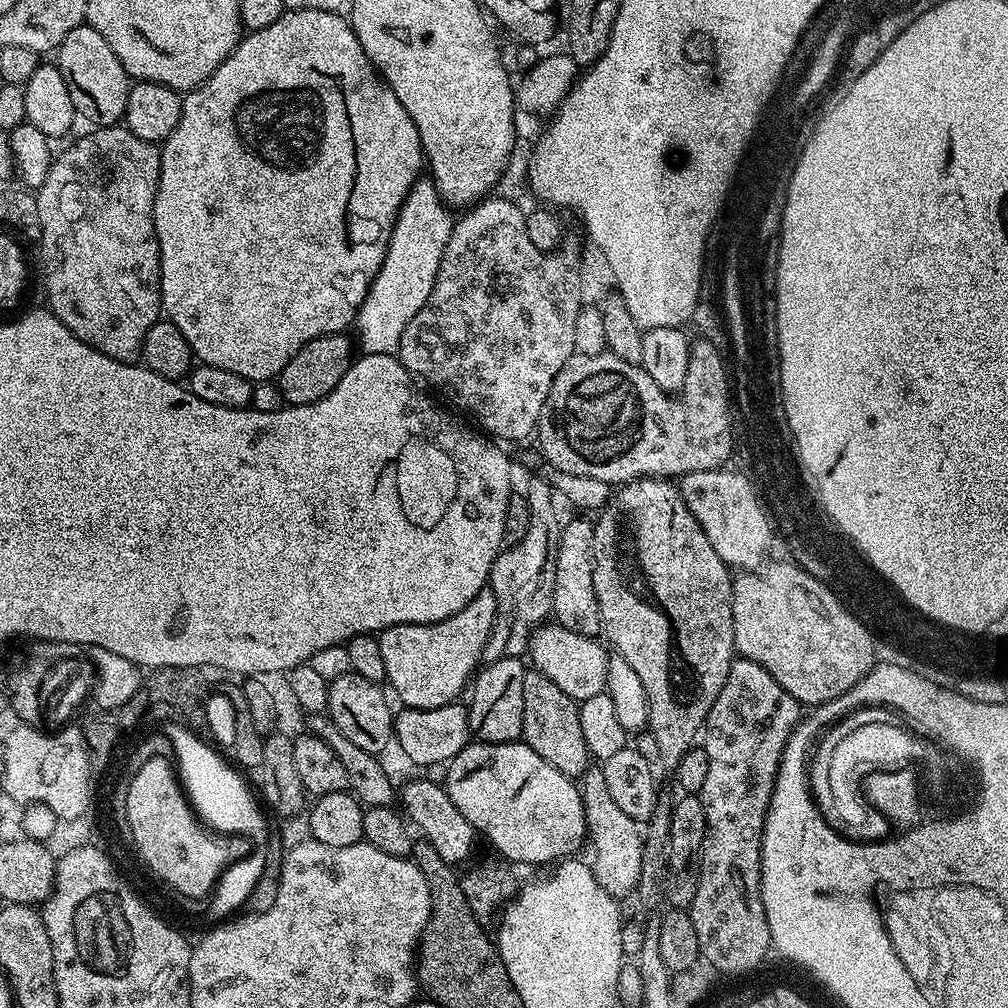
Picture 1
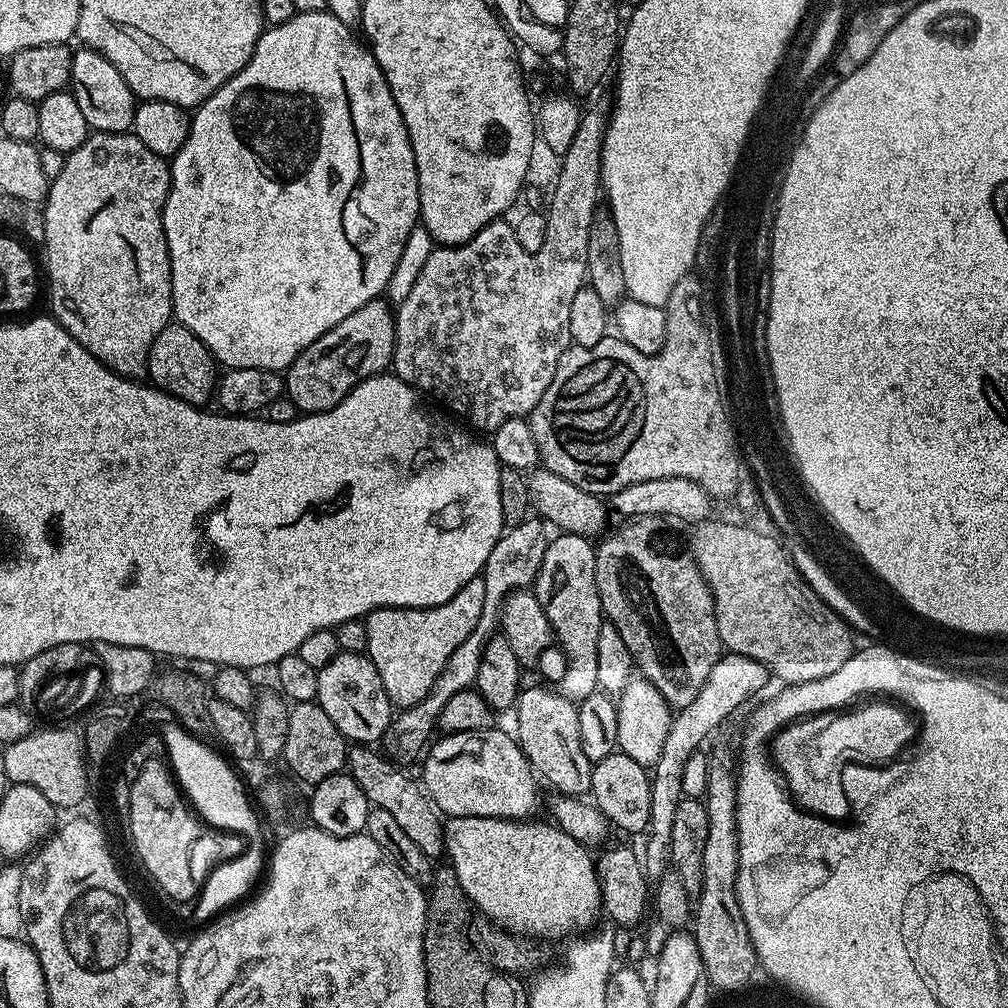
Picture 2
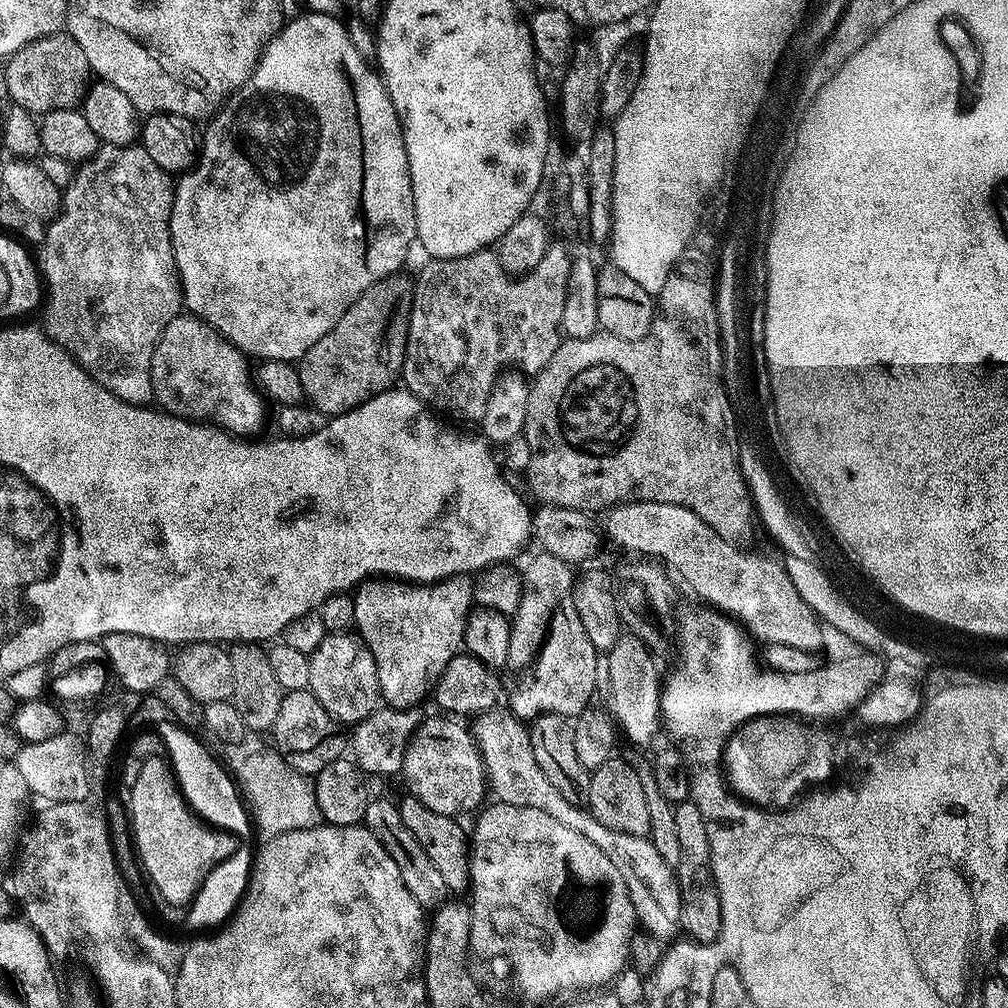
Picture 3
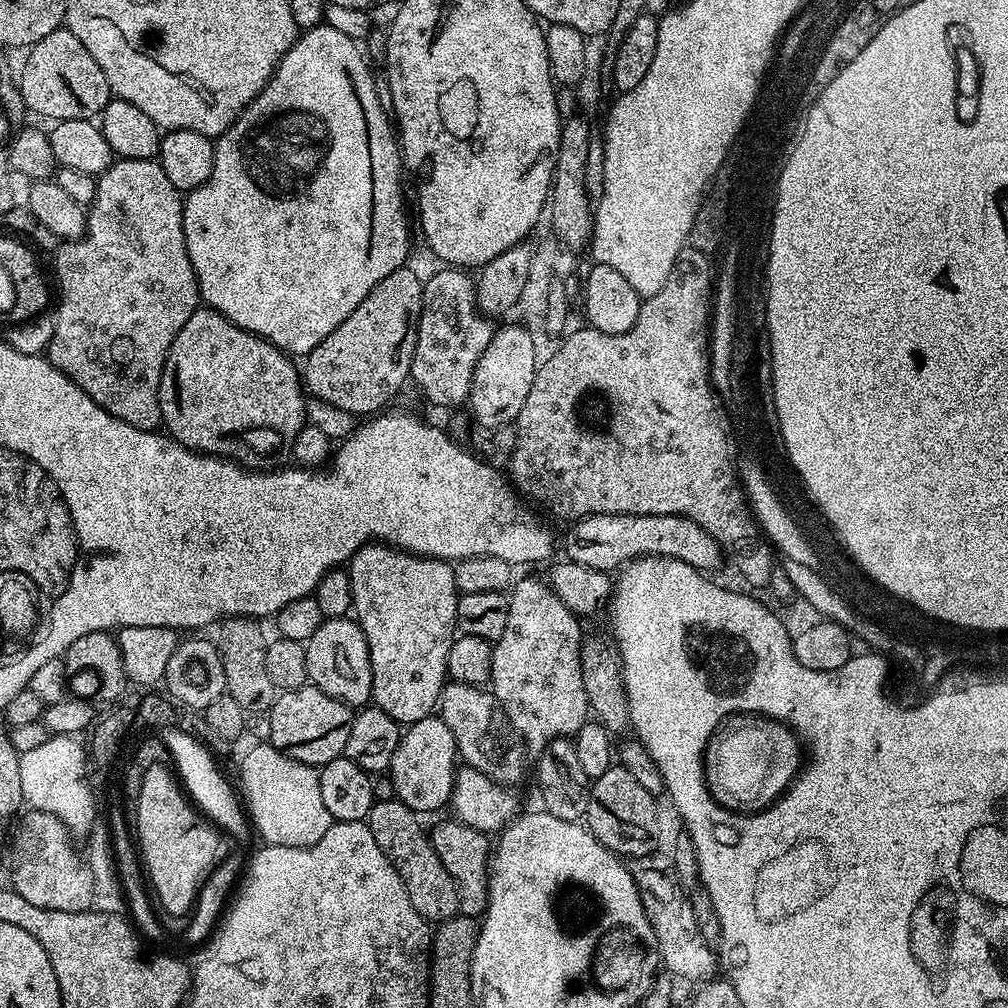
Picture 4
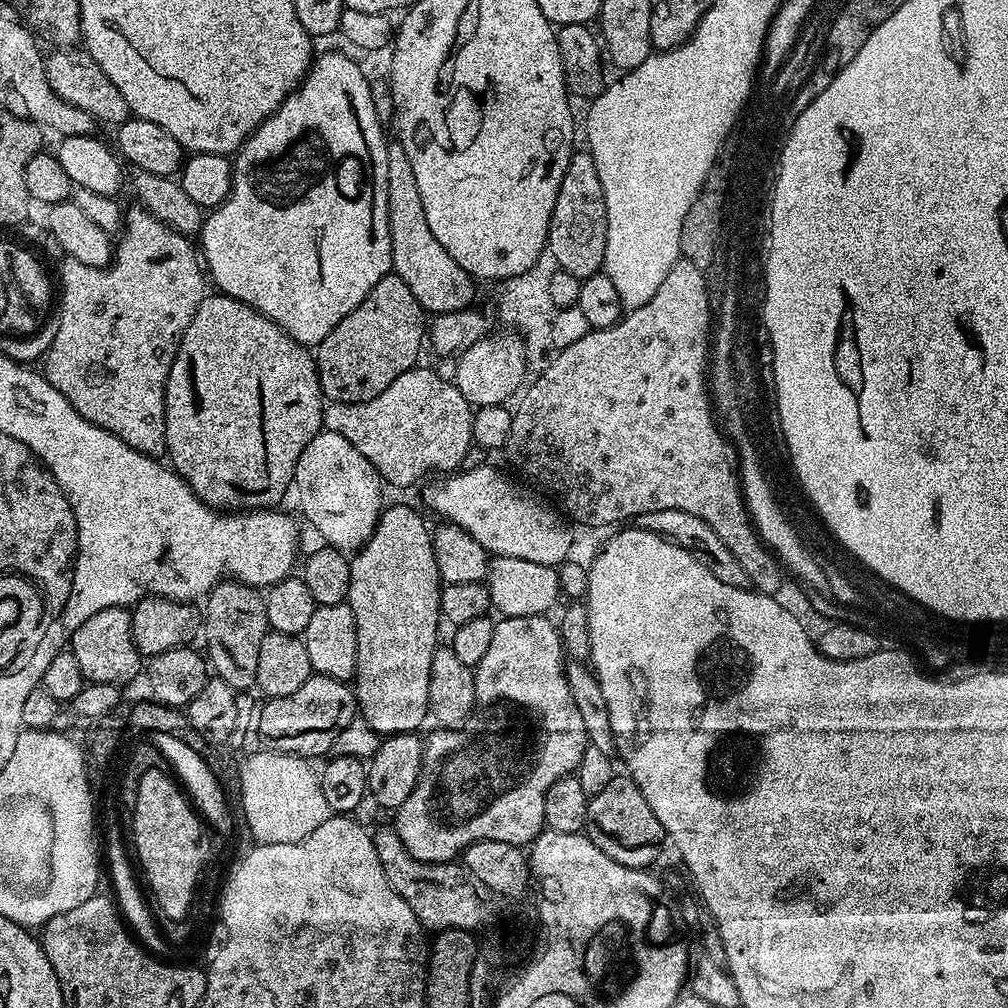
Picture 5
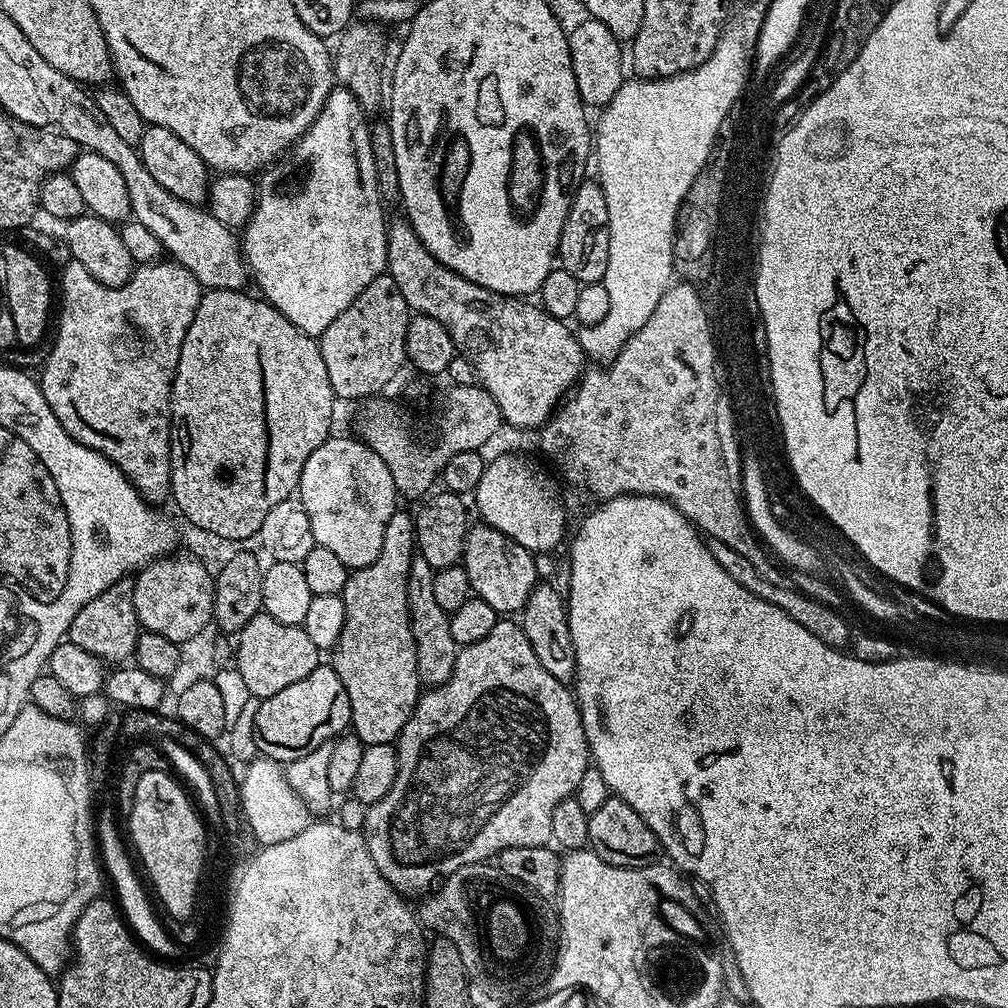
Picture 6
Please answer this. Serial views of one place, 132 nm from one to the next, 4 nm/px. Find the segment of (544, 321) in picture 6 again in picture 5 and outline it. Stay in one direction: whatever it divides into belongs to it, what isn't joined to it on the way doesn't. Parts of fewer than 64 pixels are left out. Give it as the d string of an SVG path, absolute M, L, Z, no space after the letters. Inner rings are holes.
M399 139L388 140L388 161L386 162L386 206L390 222L390 254L392 272L406 286L410 286L414 298L424 307L425 313L457 312L469 307L476 296L477 285L450 254L446 254L442 242L434 238L430 226L426 226L426 210L422 210L422 197L418 194L418 182L410 167L410 158L402 150Z

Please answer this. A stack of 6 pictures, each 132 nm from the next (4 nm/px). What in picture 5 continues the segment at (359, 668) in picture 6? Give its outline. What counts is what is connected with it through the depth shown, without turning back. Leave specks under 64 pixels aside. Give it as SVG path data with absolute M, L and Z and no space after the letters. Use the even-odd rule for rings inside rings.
M389 503L383 509L376 523L374 534L364 545L351 557L350 560L350 590L346 603L352 607L356 633L358 634L358 656L356 662L356 675L354 677L354 691L356 693L356 707L359 715L370 725L381 737L397 736L403 732L415 733L416 728L424 724L424 719L429 719L430 713L428 703L430 702L430 662L434 658L438 641L436 635L440 632L442 617L440 614L440 589L442 581L438 574L438 562L434 562L434 546L432 545L433 529L411 508L408 504Z

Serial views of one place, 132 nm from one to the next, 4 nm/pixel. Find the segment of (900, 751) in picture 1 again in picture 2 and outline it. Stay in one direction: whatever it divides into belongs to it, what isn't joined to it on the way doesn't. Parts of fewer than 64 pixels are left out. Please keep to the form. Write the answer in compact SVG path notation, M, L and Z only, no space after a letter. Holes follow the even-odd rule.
M865 703L864 705L868 712L862 711L860 706L853 707L851 710L841 711L836 714L841 714L841 716L834 717L829 724L822 725L817 732L811 732L804 724L792 722L775 737L775 740L777 739L776 762L781 770L779 770L779 773L786 783L788 791L794 797L795 803L803 808L804 811L810 812L813 808L816 808L817 811L824 812L824 814L835 818L840 816L840 814L844 814L845 811L845 803L840 794L840 786L836 786L838 782L826 782L826 778L808 778L812 768L816 770L816 762L814 762L816 744L818 744L818 750L824 756L828 752L832 752L832 754L836 754L836 758L840 754L840 760L844 760L844 757L848 756L879 760L880 757L891 756L892 752L900 747L900 744L910 743L914 740L918 732L914 720L914 725L912 725L911 718L906 713L899 712L895 708L895 706L897 707L895 703L884 703L888 704Z

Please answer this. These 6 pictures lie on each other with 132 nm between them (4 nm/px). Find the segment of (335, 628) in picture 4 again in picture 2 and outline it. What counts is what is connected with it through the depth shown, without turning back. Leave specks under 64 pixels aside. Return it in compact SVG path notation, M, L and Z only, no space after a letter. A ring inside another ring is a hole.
M340 651L325 668L318 671L318 694L315 703L334 722L336 729L344 736L345 741L355 742L360 746L375 745L375 740L380 740L389 735L394 719L394 705L386 694L386 686L382 686L382 678L378 678L378 670L374 662L367 655L361 653L348 653Z

